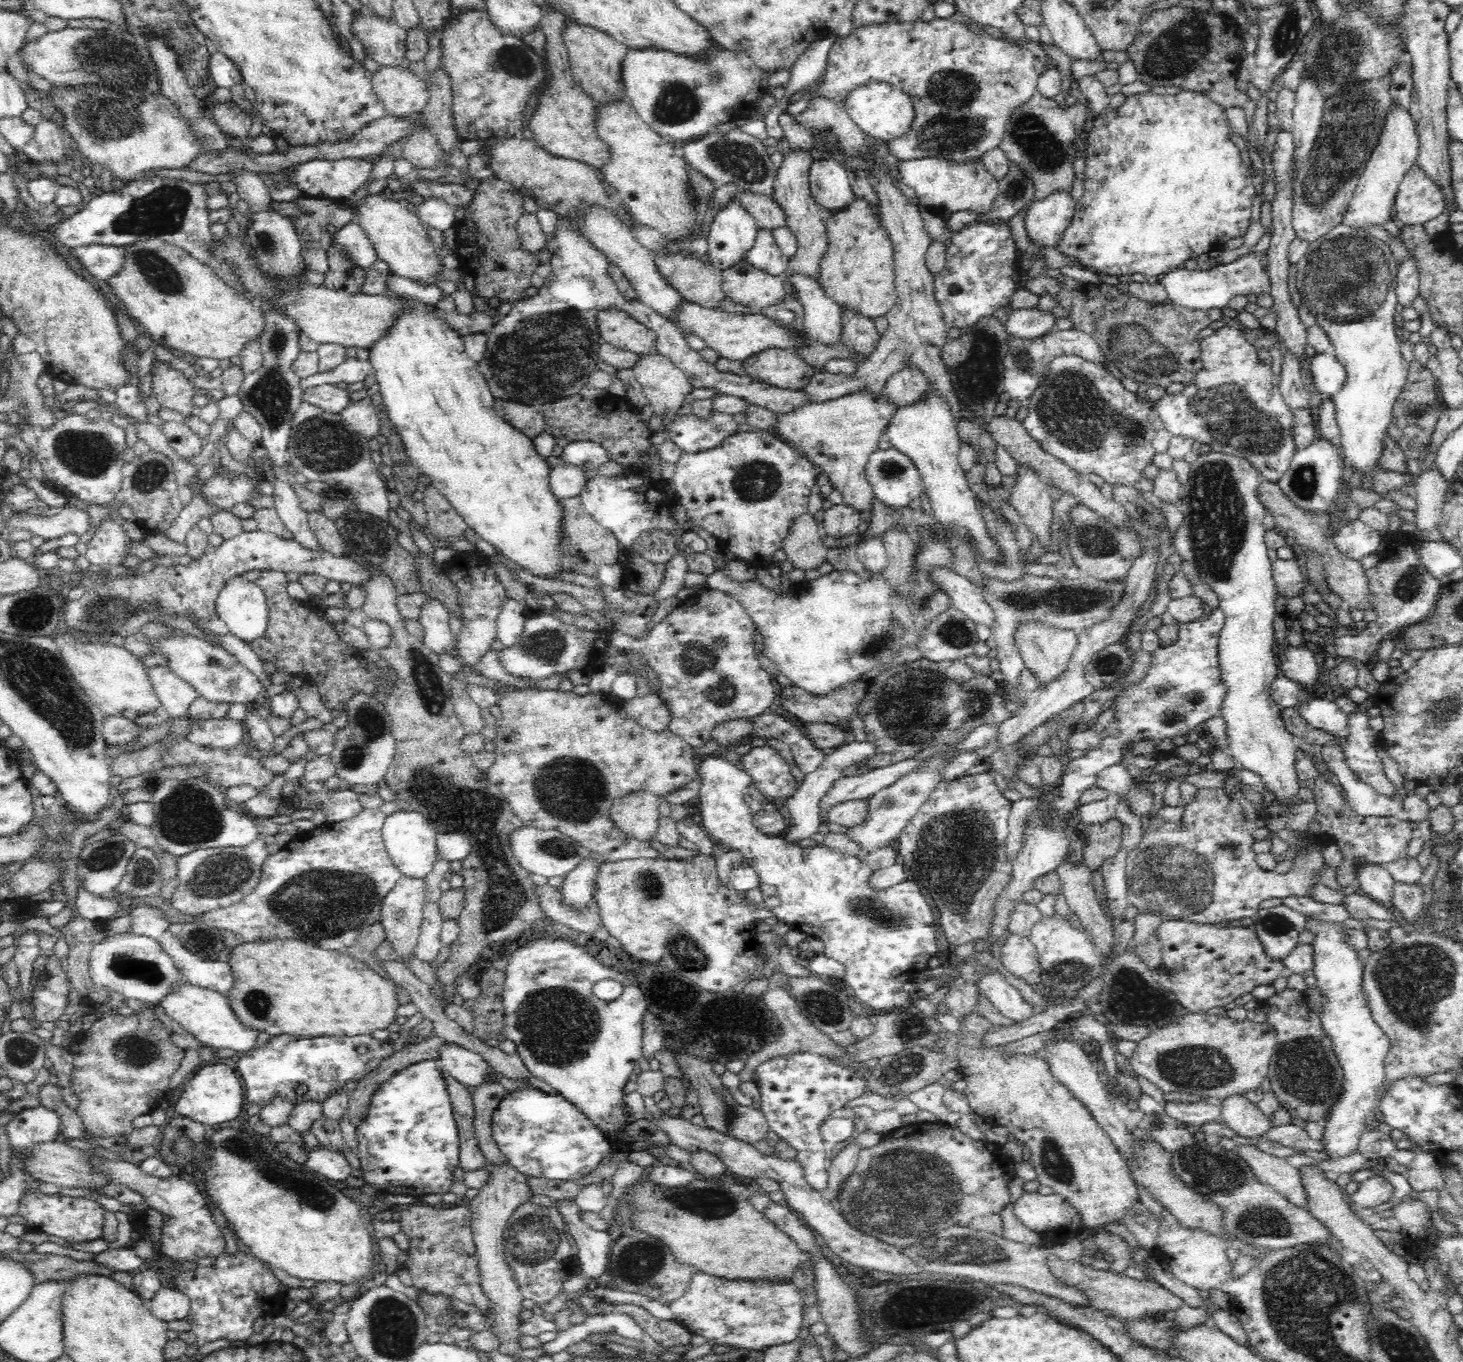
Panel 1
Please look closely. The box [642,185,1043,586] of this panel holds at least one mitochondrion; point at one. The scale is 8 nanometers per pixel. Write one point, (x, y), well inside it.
(975, 374)

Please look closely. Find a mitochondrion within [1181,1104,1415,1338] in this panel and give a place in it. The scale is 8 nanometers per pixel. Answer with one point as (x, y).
(1261, 1221)

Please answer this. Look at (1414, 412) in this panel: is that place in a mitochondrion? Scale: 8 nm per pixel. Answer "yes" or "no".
yes

